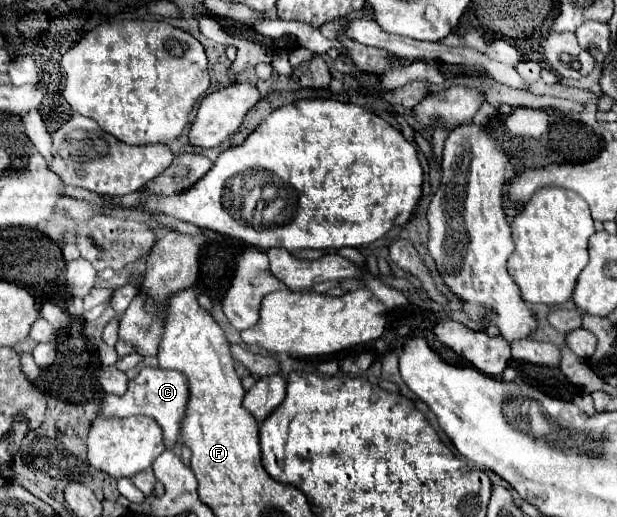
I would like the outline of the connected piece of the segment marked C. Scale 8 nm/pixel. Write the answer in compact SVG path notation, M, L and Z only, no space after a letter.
M142 368L134 380L130 380L128 392L124 396L108 394L102 402L100 414L104 416L136 416L144 414L154 418L164 430L166 448L174 448L180 436L180 418L184 418L184 410L188 406L188 380L178 370L162 370L162 368Z

